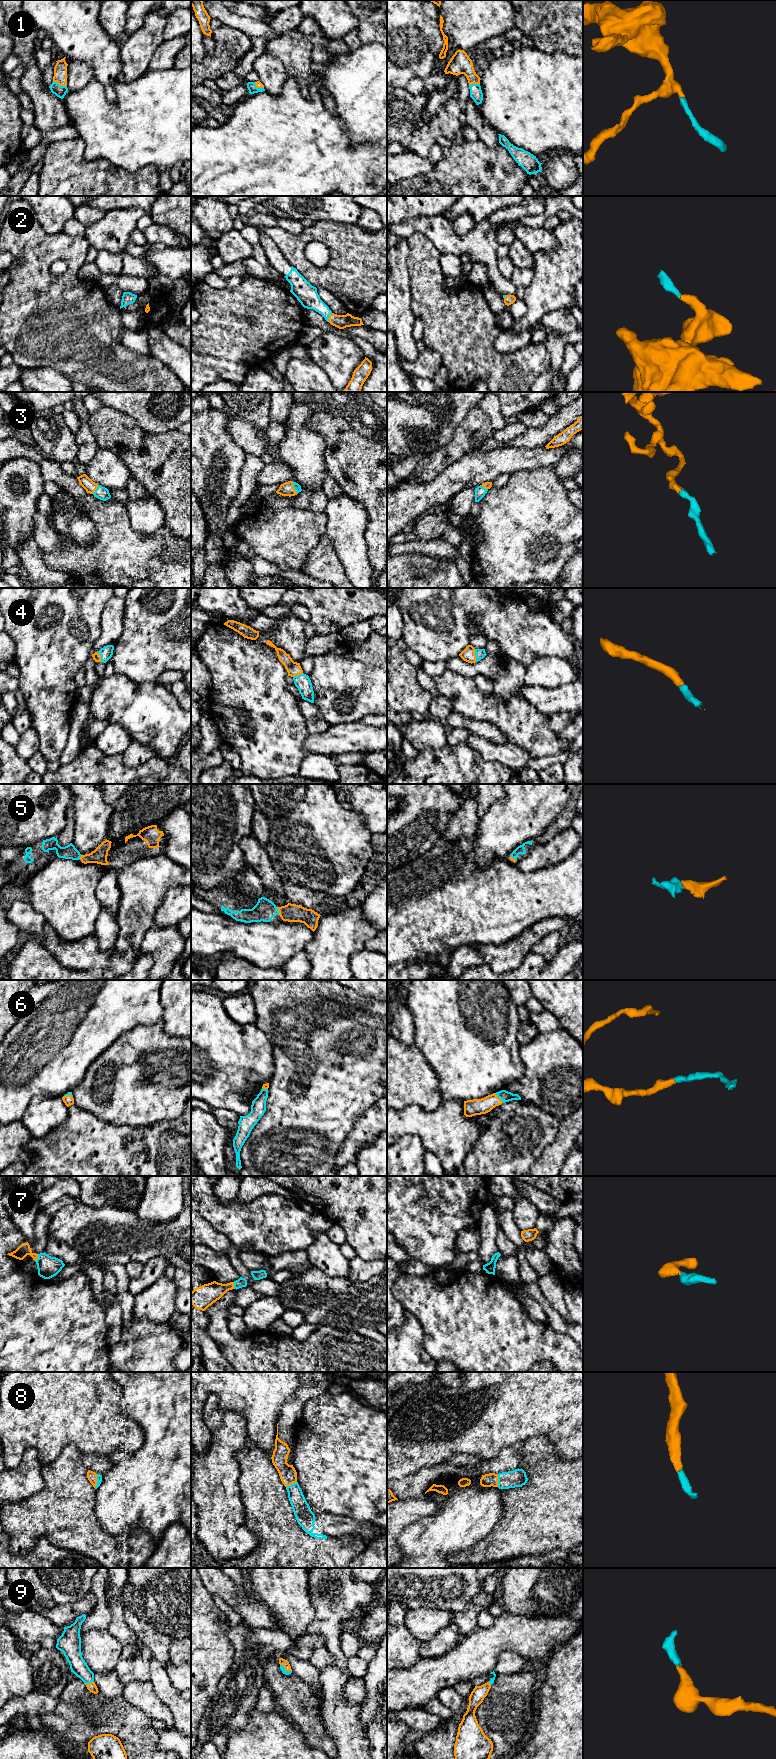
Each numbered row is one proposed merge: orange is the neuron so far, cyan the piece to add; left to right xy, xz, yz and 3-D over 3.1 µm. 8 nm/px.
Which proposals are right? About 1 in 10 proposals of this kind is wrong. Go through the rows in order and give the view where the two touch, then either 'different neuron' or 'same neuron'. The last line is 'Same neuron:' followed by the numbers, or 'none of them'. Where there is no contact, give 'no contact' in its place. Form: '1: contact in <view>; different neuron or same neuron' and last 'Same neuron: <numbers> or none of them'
1: contact in xy; same neuron
2: contact in xz; same neuron
3: contact in xz; same neuron
4: contact in yz; same neuron
5: contact in xz; same neuron
6: contact in yz; same neuron
7: contact in xy; same neuron
8: contact in xy; same neuron
9: contact in xy; same neuron
Same neuron: 1, 2, 3, 4, 5, 6, 7, 8, 9

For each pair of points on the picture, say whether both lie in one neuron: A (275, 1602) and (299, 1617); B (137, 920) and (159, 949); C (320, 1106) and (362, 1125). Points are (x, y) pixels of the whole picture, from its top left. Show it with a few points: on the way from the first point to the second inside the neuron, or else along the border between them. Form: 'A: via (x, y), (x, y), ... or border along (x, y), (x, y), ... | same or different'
A: via (281, 1602), (284, 1602), (293, 1611) | same
B: border along (151, 927), (146, 932), (139, 950) | different
C: border along (372, 1105), (356, 1121), (343, 1142) | different

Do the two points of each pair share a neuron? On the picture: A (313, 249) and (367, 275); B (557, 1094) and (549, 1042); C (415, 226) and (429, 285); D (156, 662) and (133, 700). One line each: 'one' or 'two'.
A: two
B: one
C: two
D: two

